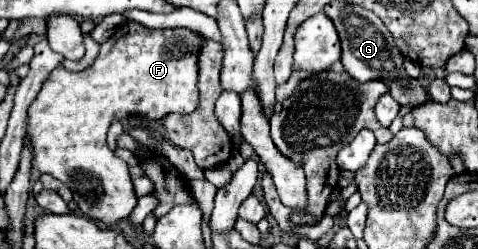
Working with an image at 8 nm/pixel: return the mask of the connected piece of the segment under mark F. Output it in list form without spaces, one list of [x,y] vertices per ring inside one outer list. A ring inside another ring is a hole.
[[[133,20],[117,28],[117,32],[101,44],[99,56],[83,72],[69,72],[63,66],[57,66],[55,72],[43,82],[39,96],[31,102],[27,110],[27,132],[23,144],[31,150],[31,168],[41,174],[51,174],[73,192],[73,200],[79,204],[81,212],[93,220],[101,220],[107,226],[113,226],[119,220],[125,220],[137,204],[133,192],[133,182],[127,170],[127,164],[117,158],[107,146],[107,130],[111,118],[125,116],[145,116],[145,118],[163,118],[171,112],[189,114],[197,108],[197,54],[201,36],[193,34],[187,28],[169,28],[169,30],[151,30]]]

